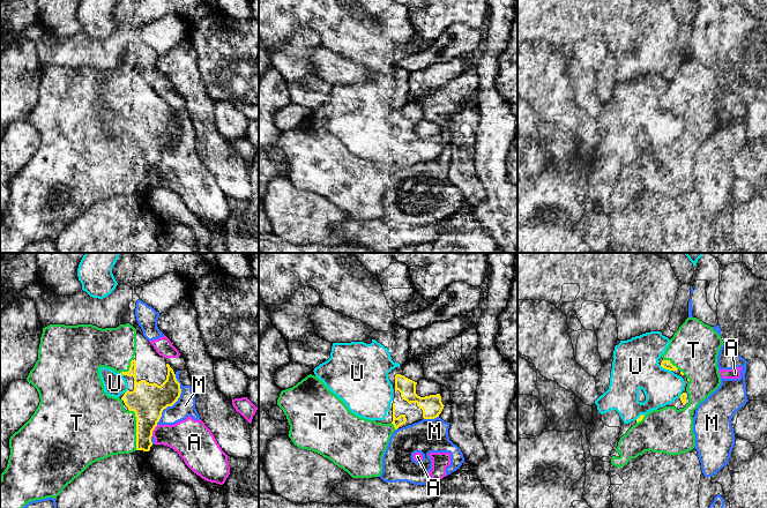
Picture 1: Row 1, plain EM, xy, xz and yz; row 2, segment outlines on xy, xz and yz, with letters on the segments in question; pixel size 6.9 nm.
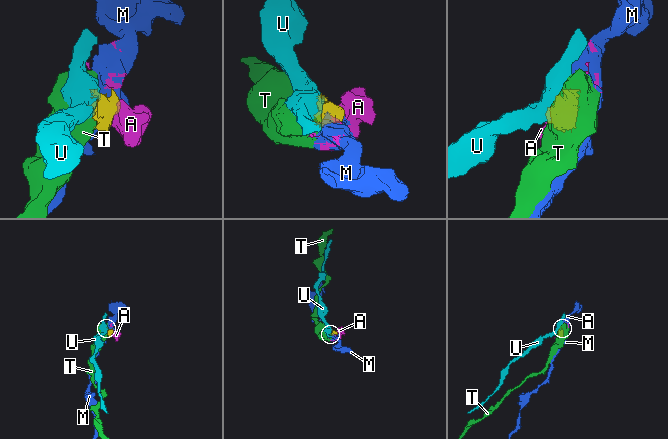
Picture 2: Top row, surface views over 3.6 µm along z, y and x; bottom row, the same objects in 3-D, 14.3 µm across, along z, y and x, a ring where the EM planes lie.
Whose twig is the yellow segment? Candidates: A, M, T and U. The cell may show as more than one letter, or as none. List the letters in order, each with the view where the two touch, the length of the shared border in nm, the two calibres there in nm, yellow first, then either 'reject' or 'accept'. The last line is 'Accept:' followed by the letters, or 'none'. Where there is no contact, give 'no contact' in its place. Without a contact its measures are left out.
A: xy | 90 nm | 240/240 nm | reject
M: xy | 380 nm | 240/140 nm | reject
T: xy | 300 nm | 240/420 nm | accept
U: yz | 100 nm | 60/320 nm | reject
Accept: T

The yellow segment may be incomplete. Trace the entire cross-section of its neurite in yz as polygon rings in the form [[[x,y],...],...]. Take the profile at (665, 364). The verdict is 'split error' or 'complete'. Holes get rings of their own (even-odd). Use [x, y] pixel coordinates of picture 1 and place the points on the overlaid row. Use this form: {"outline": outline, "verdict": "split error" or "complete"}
{"outline": [[[697,318],[685,320],[661,356],[661,367],[679,369],[687,378],[690,403],[679,410],[665,406],[641,414],[620,438],[616,449],[620,456],[612,456],[612,465],[621,468],[649,450],[673,456],[695,447],[692,413],[721,384],[717,356],[723,344],[713,327]]], "verdict": "split error"}

